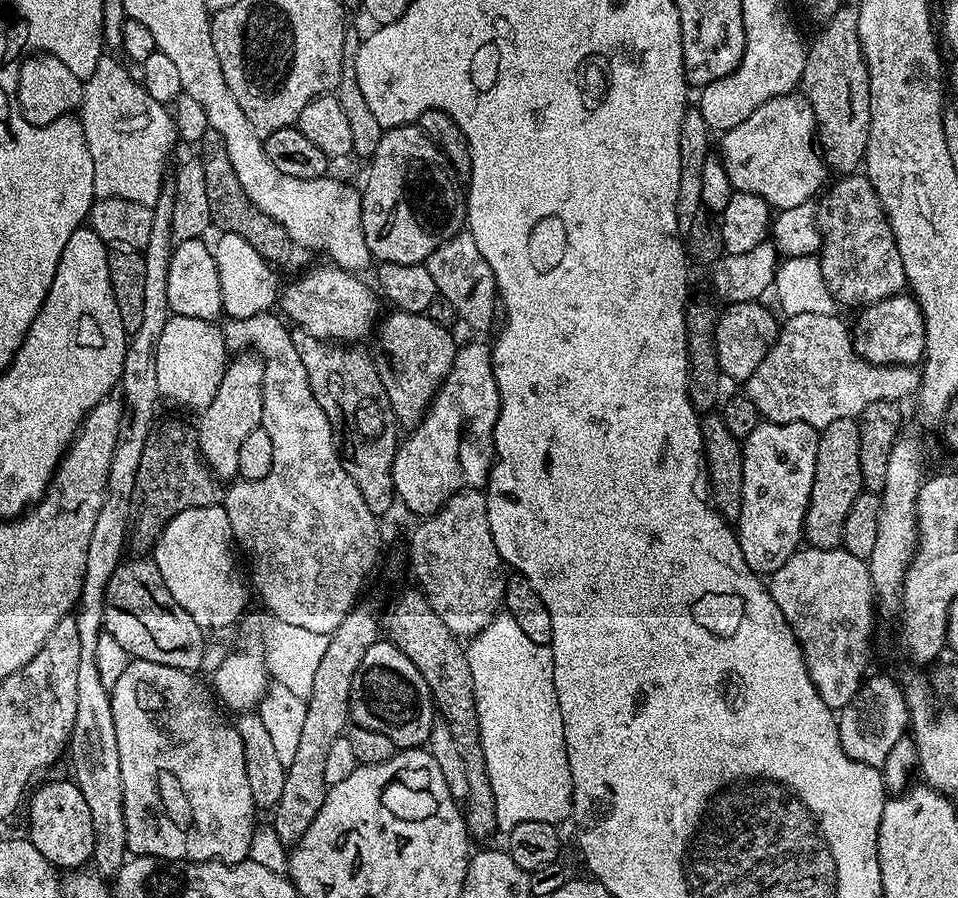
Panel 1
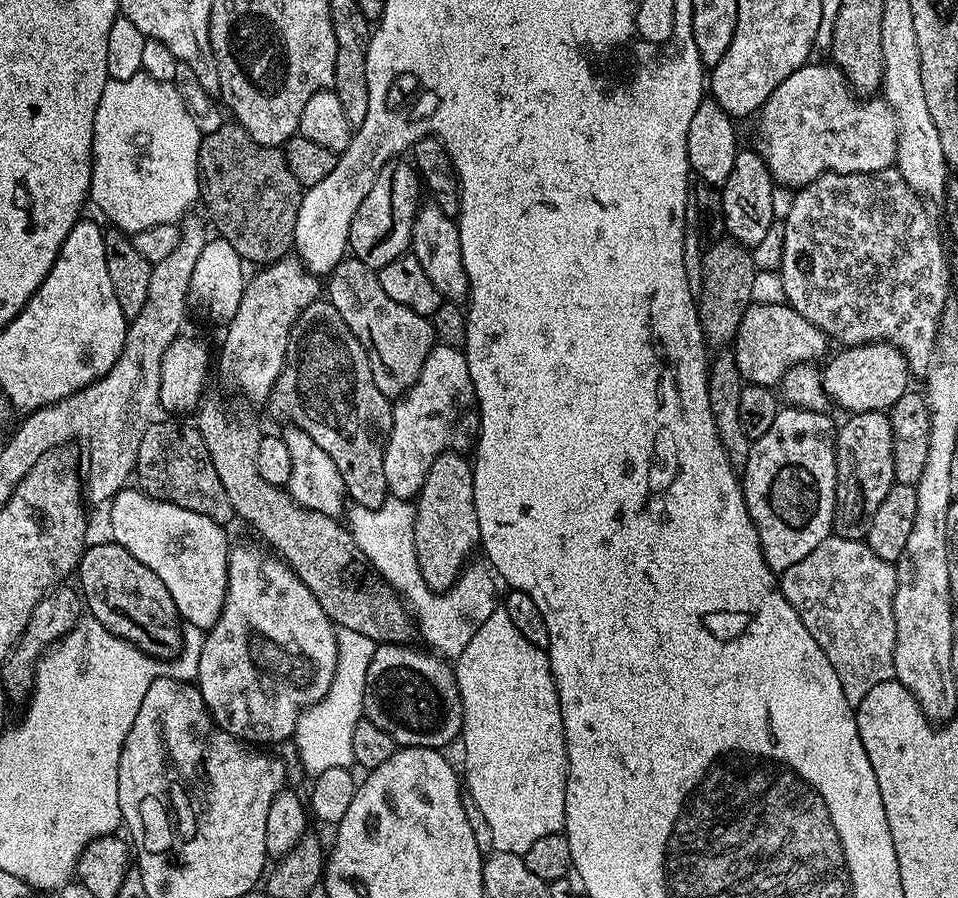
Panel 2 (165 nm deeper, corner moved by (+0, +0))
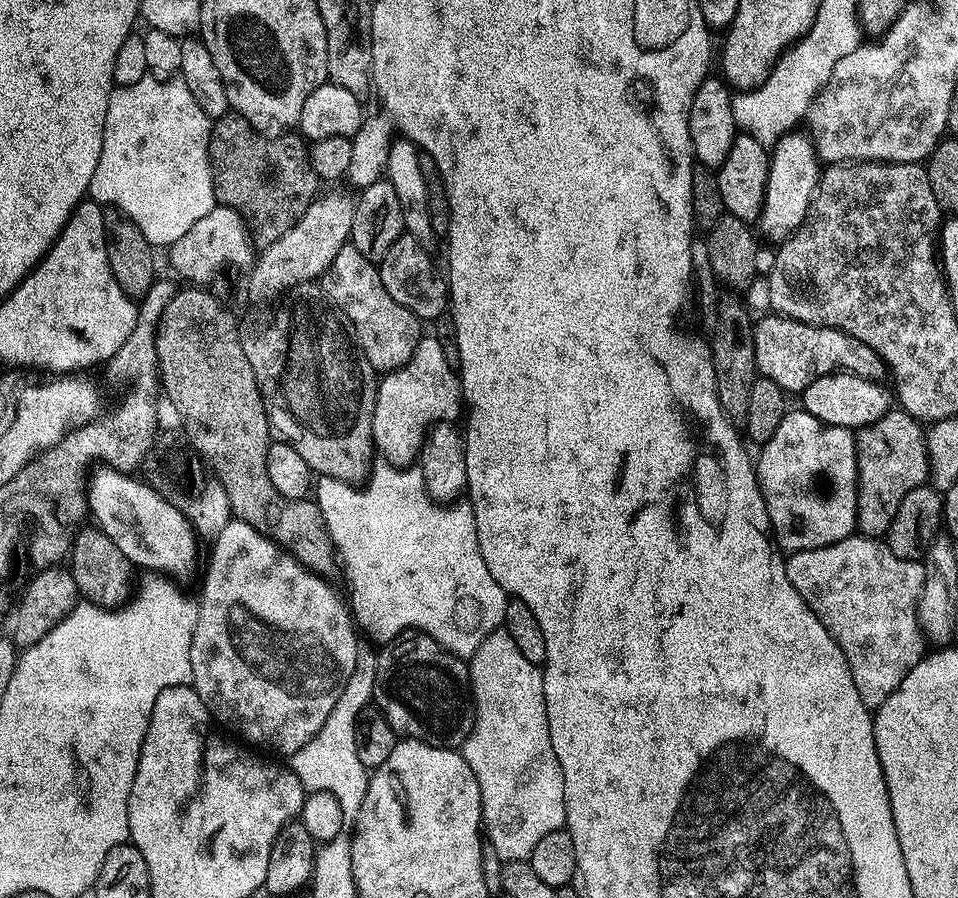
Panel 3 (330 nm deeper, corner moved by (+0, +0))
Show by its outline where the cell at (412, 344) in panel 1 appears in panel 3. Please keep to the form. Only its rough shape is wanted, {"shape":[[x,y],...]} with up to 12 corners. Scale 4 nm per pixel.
{"shape":[[344,244],[318,283],[377,373],[414,354],[422,321]]}

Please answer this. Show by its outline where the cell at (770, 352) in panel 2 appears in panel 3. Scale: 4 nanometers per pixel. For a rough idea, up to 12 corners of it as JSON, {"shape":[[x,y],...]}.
{"shape":[[779,314],[755,321],[759,375],[785,393],[849,372],[883,381],[866,342]]}

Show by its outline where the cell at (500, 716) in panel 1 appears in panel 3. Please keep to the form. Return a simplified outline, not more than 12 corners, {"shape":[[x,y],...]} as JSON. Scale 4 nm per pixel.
{"shape":[[508,632],[470,657],[462,755],[482,832],[524,862],[565,827],[544,673]]}

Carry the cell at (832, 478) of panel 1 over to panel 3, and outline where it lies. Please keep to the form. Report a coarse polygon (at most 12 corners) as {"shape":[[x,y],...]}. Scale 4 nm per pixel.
{"shape":[[889,410],[856,432],[856,526],[887,537],[930,476],[921,421]]}

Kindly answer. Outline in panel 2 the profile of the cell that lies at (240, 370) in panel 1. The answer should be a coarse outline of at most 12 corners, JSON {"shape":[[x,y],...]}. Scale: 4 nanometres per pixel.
{"shape":[[298,258],[261,267],[226,324],[220,372],[260,406],[322,280]]}

